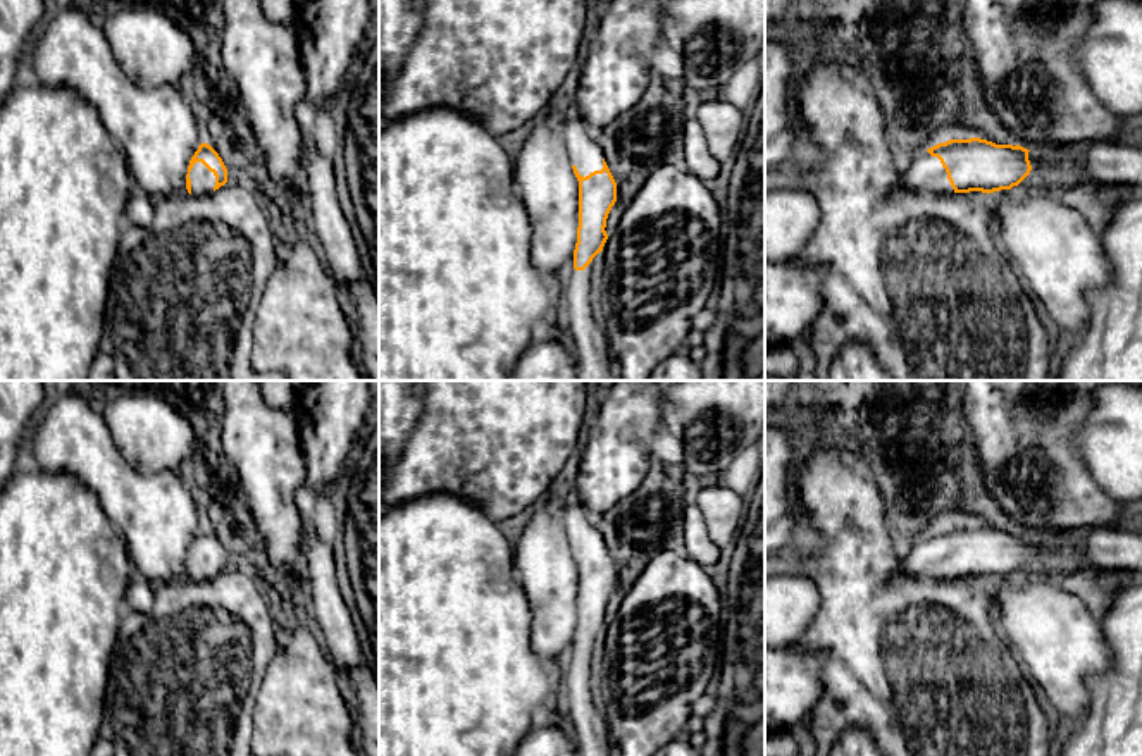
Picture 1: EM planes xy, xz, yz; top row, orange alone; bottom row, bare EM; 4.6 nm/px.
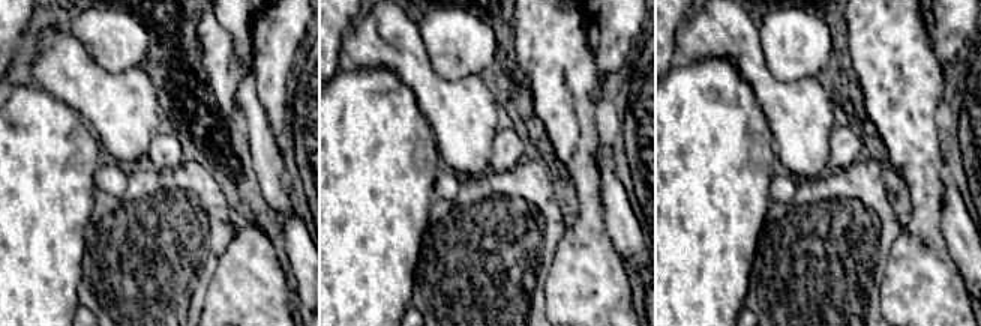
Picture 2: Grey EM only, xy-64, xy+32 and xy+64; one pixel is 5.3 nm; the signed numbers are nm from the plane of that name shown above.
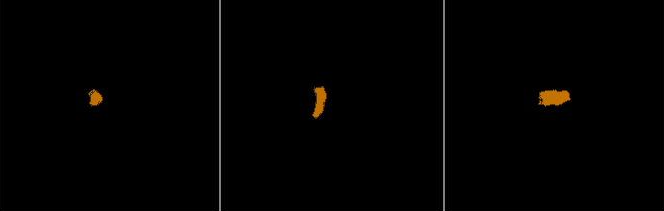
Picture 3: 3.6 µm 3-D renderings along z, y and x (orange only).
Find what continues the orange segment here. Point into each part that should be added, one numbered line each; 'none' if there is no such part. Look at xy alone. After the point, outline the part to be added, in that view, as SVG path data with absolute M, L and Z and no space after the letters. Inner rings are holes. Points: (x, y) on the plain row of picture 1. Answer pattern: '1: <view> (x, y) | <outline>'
1: xy (202, 565) | M196 548L189 558L191 565L191 580L203 582L214 577L215 561L202 548Z

